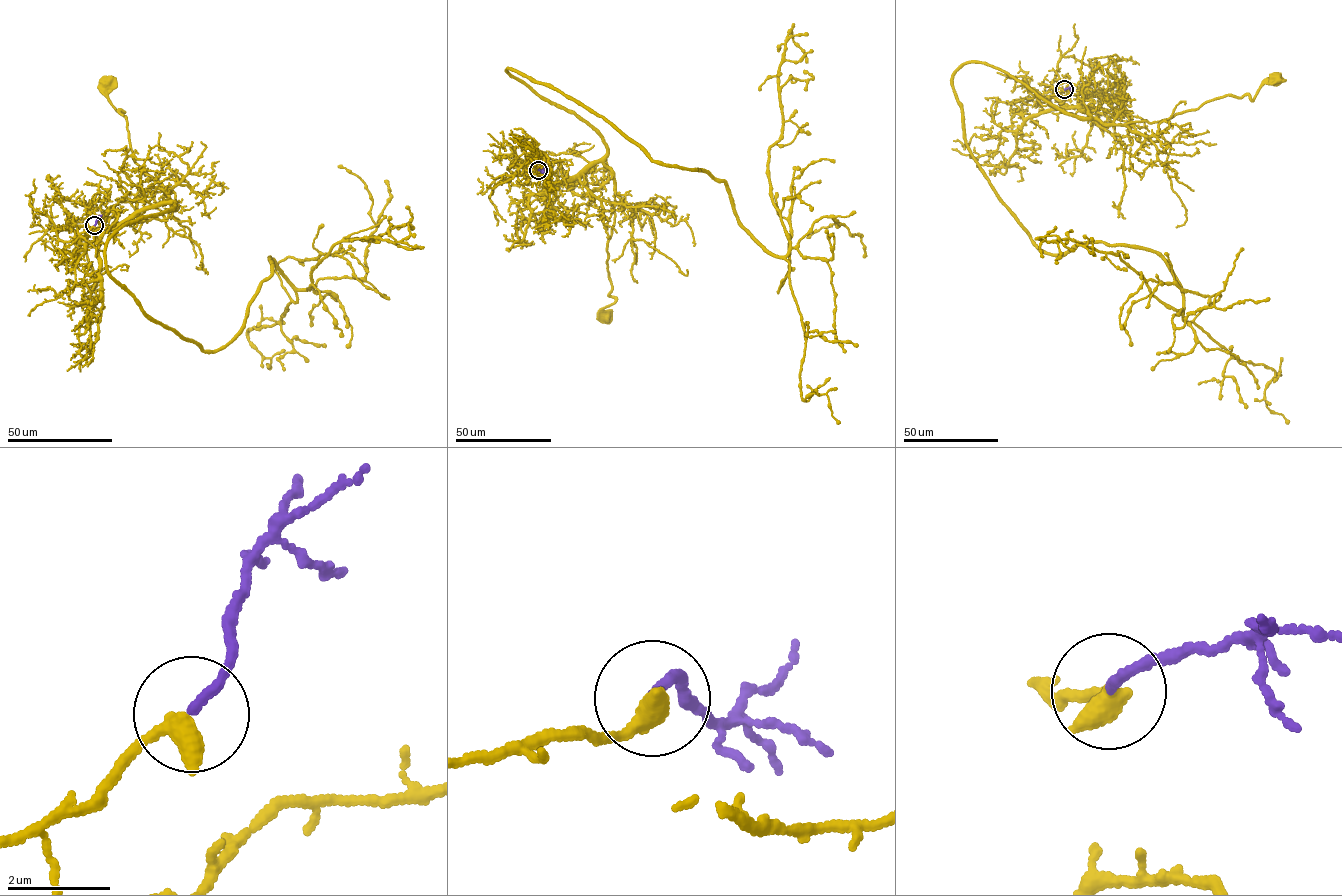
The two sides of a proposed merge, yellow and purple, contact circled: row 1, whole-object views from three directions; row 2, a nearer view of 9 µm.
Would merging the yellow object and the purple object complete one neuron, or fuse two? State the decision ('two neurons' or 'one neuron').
one neuron

